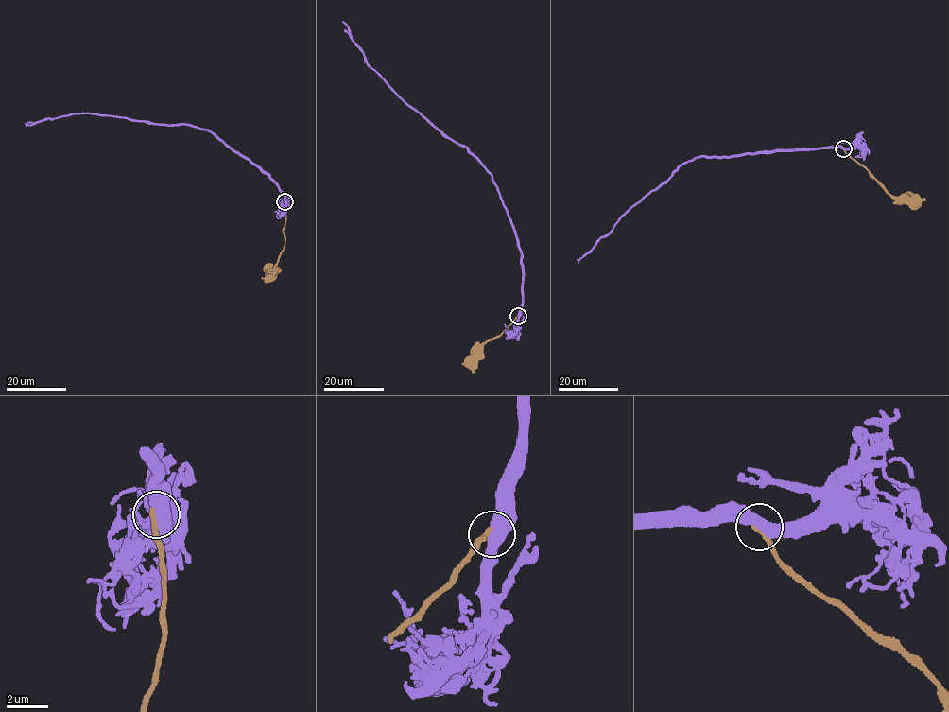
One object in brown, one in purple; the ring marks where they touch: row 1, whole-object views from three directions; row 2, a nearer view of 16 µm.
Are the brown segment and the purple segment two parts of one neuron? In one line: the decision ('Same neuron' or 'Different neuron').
Same neuron

